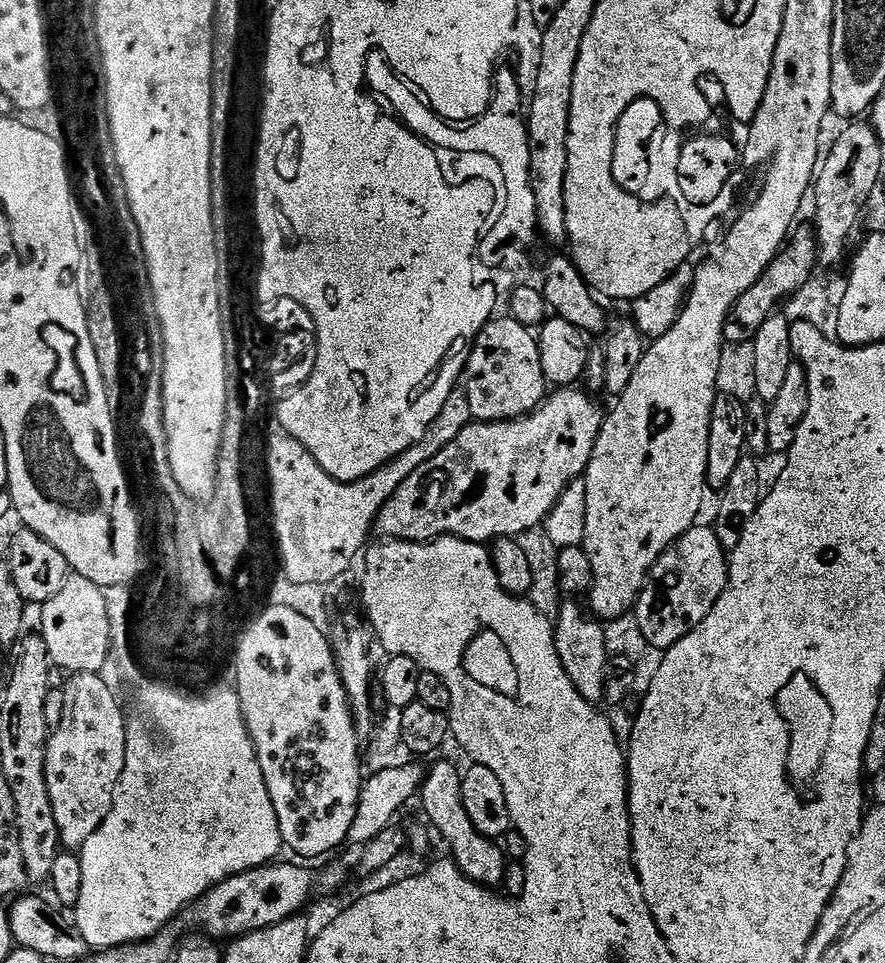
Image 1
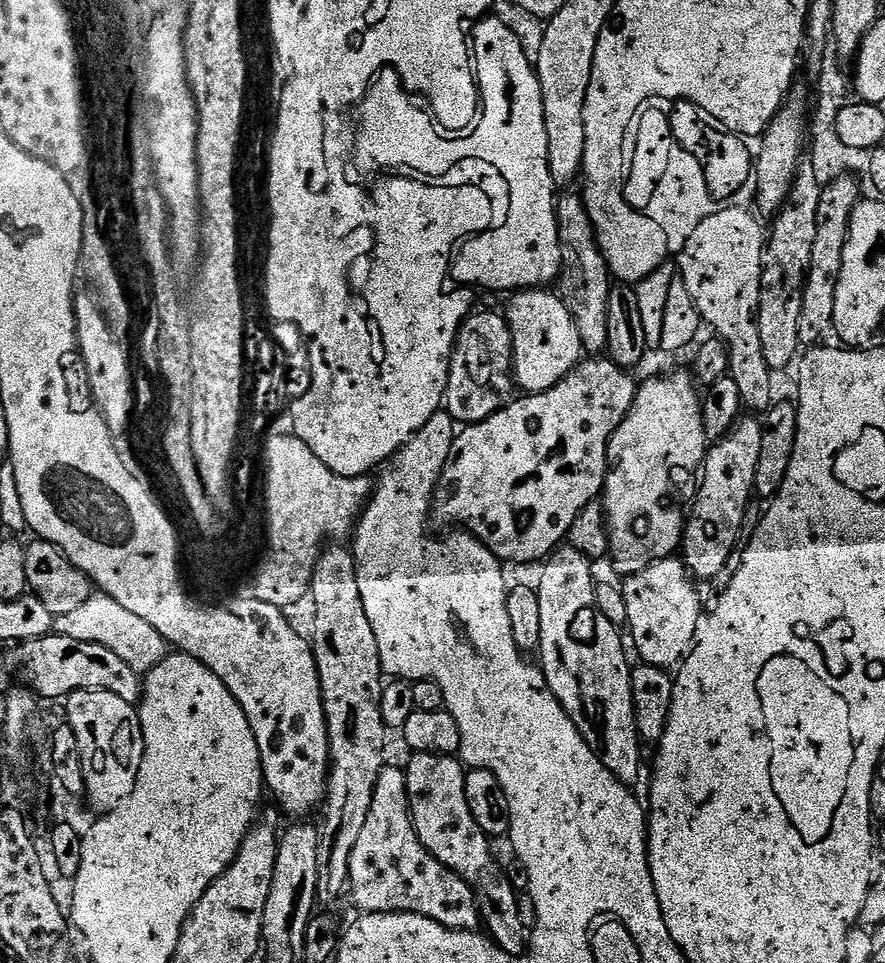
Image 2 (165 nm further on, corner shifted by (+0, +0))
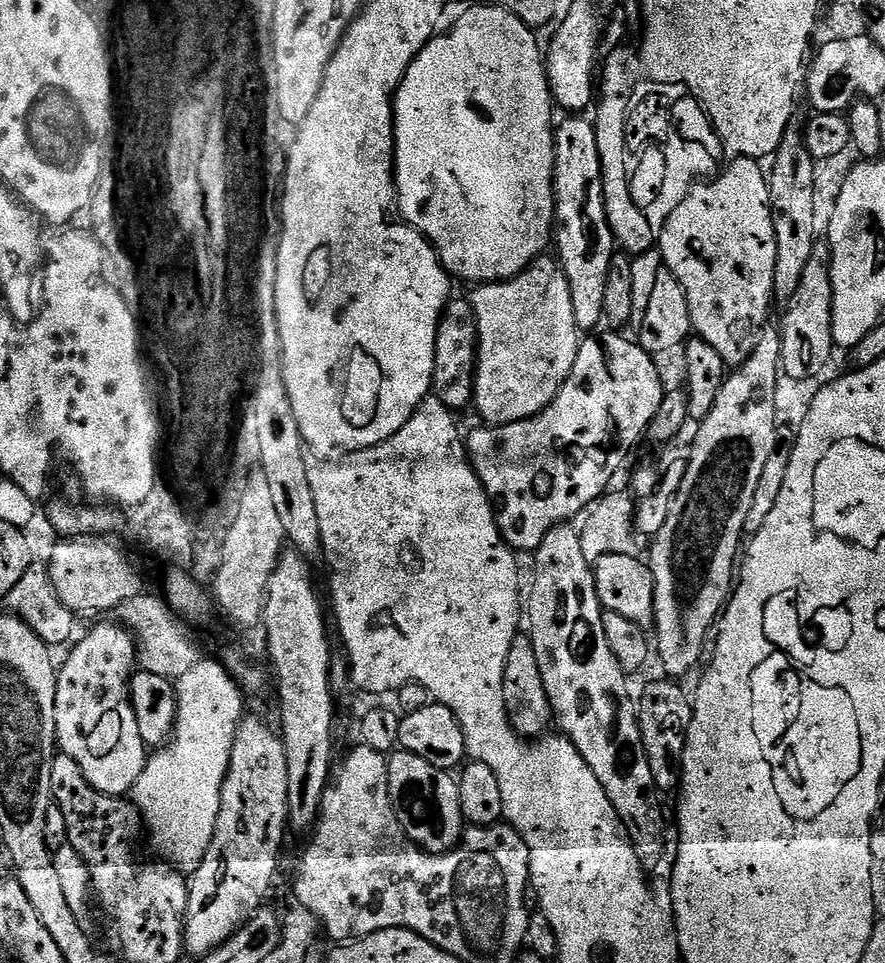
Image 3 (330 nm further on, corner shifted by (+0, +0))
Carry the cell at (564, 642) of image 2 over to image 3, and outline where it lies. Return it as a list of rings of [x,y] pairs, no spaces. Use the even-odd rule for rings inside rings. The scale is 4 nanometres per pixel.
[[[561,526],[551,528],[546,538],[534,553],[536,559],[536,577],[532,580],[532,597],[526,600],[526,620],[532,623],[530,639],[534,654],[538,658],[538,670],[542,670],[542,682],[550,698],[550,706],[555,723],[560,723],[559,731],[568,737],[576,747],[578,754],[594,770],[594,778],[602,782],[606,798],[614,806],[620,823],[628,832],[628,840],[638,854],[645,872],[652,874],[664,856],[664,828],[652,809],[652,764],[644,753],[640,741],[638,712],[624,701],[625,671],[610,646],[607,645],[605,631],[602,628],[603,611],[596,593],[596,577],[590,561],[582,554],[580,533],[575,527]]]

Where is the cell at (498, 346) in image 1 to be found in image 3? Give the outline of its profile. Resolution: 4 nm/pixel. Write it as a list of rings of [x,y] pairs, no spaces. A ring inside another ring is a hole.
[[[449,299],[444,305],[444,314],[440,318],[436,335],[436,357],[432,375],[432,392],[451,410],[458,410],[473,403],[474,377],[478,355],[478,337],[476,335],[476,315],[467,299]]]

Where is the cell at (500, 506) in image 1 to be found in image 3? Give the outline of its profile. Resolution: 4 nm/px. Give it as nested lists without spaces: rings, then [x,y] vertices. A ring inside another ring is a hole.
[[[608,330],[605,336],[596,336],[600,334],[592,334],[589,335],[587,338],[581,339],[579,341],[578,347],[576,349],[576,357],[574,358],[574,366],[570,370],[570,374],[567,376],[567,378],[564,380],[564,384],[561,386],[561,388],[558,390],[558,394],[547,404],[546,407],[544,407],[540,413],[536,416],[531,416],[530,418],[526,418],[525,420],[519,420],[518,422],[514,422],[513,424],[498,424],[495,426],[479,426],[480,428],[476,428],[473,430],[472,433],[468,434],[466,436],[466,445],[467,445],[467,452],[468,452],[468,459],[471,461],[473,469],[475,470],[478,478],[481,480],[482,486],[485,488],[485,490],[488,492],[489,496],[492,498],[495,498],[497,501],[504,500],[504,509],[499,509],[498,512],[498,521],[499,521],[499,528],[502,536],[504,537],[505,543],[509,545],[513,550],[515,550],[517,553],[522,554],[522,552],[528,552],[528,554],[535,553],[536,549],[539,548],[540,543],[546,538],[546,534],[550,531],[551,528],[559,528],[561,526],[567,525],[569,522],[572,522],[572,519],[579,517],[581,513],[583,513],[585,510],[592,507],[593,504],[596,503],[597,500],[600,499],[601,496],[605,495],[609,491],[610,485],[608,483],[612,480],[612,475],[615,474],[616,471],[619,470],[620,467],[624,464],[624,459],[627,458],[628,455],[632,452],[632,447],[635,446],[636,443],[639,442],[641,439],[642,441],[645,439],[648,426],[651,424],[652,419],[654,418],[654,414],[658,414],[658,410],[660,409],[661,404],[665,403],[666,396],[664,396],[664,384],[662,381],[660,381],[660,376],[656,372],[648,372],[648,360],[649,357],[645,355],[645,353],[642,351],[639,343],[633,342],[632,344],[630,341],[627,340],[626,337],[617,335],[615,331]]]

